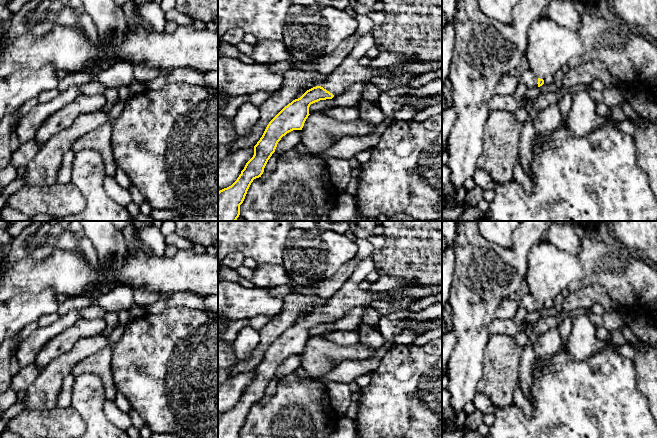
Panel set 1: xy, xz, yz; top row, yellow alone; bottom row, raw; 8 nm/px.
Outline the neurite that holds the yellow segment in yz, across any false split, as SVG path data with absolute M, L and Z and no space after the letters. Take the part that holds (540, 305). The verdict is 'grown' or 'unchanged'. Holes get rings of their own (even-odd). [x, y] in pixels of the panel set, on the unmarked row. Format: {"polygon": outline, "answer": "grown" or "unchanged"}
{"polygon": "M527 293L517 298L519 307L524 308L528 312L540 311L544 308L544 304L538 302L531 293Z", "answer": "grown"}

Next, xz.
{"polygon": "M372 257L363 259L357 268L353 271L349 279L344 283L340 290L335 293L328 303L321 310L313 311L307 314L300 322L293 324L285 330L267 349L262 361L254 370L254 379L246 387L244 393L237 404L229 411L218 416L218 438L240 438L240 429L243 427L247 415L254 403L261 401L264 392L275 376L278 366L283 360L293 354L302 354L309 338L311 328L320 324L332 323L334 320L339 320L344 317L353 308L358 306L369 305L374 300L383 300L387 303L391 302L397 295L408 296L411 298L425 298L434 296L442 292L442 281L435 285L413 287L408 286L402 289L394 289L386 292L370 292L359 288L360 281L366 276L366 273L375 269L375 264Z", "answer": "grown"}

